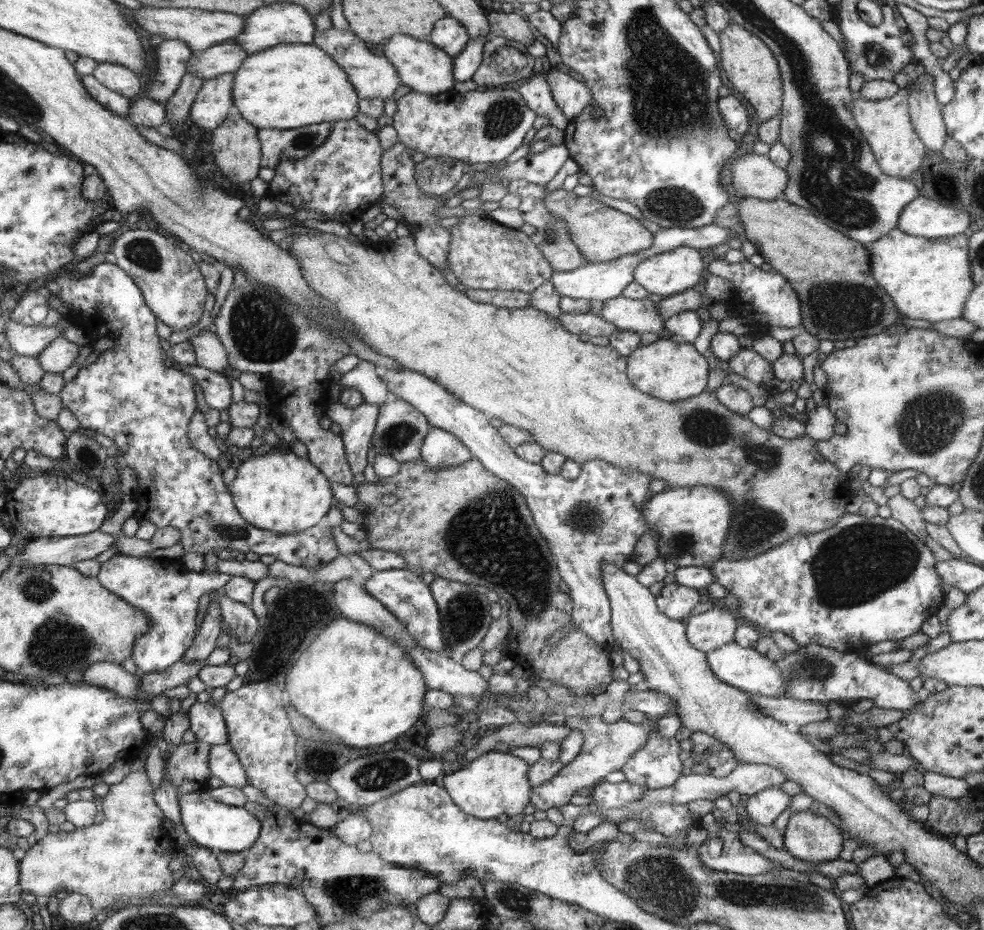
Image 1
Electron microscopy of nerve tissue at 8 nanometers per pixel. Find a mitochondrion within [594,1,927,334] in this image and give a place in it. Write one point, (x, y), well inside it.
(668, 91)

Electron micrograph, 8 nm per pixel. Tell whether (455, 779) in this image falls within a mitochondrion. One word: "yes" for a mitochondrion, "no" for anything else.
no

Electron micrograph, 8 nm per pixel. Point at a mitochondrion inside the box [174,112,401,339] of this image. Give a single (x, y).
(303, 141)

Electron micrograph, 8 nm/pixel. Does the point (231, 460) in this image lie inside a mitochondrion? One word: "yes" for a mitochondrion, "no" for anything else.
no

